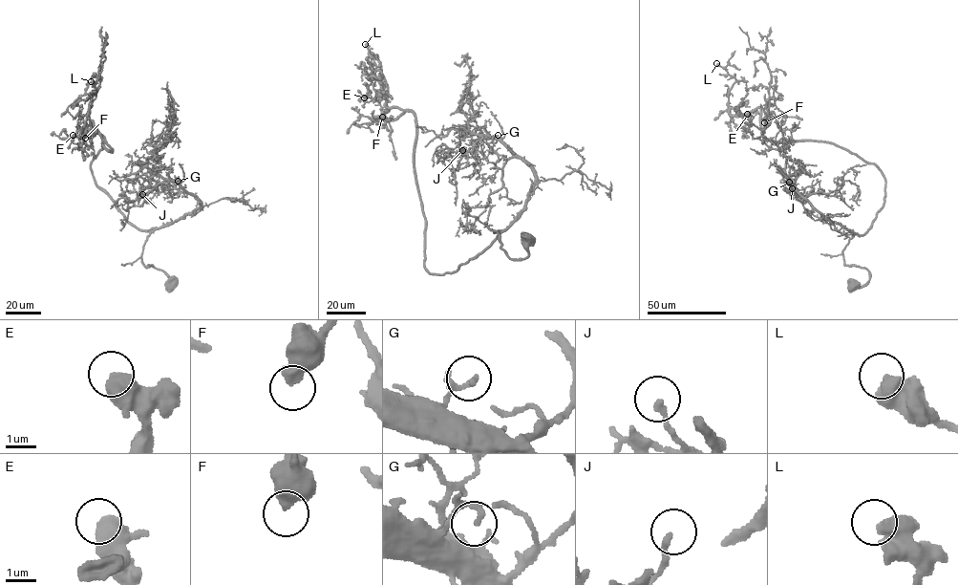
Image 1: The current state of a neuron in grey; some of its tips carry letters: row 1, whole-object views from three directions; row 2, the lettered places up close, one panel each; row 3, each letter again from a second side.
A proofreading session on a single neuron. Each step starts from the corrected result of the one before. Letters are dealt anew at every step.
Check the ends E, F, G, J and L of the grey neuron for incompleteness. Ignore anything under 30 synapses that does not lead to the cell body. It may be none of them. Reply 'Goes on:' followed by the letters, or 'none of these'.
Goes on: none of these

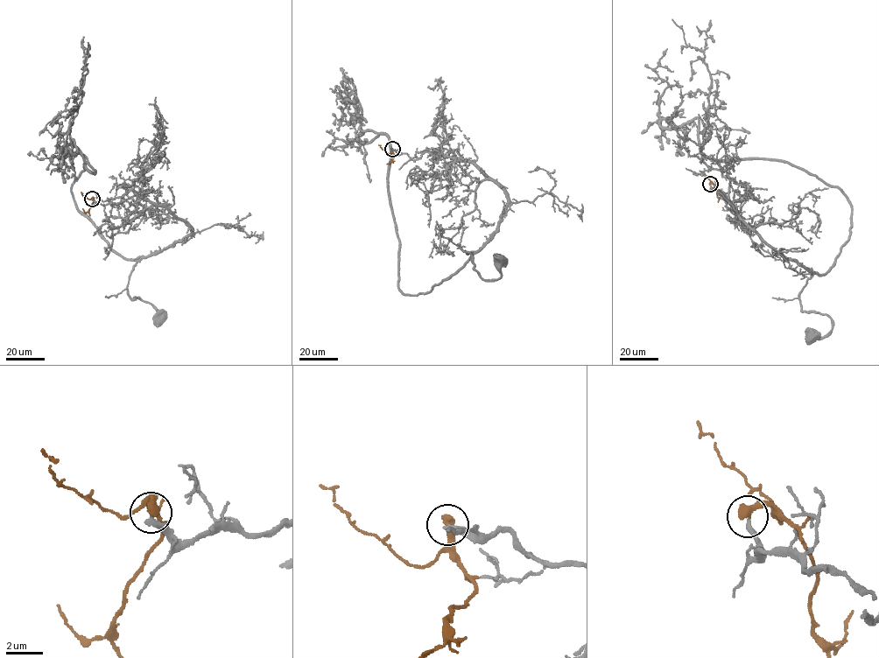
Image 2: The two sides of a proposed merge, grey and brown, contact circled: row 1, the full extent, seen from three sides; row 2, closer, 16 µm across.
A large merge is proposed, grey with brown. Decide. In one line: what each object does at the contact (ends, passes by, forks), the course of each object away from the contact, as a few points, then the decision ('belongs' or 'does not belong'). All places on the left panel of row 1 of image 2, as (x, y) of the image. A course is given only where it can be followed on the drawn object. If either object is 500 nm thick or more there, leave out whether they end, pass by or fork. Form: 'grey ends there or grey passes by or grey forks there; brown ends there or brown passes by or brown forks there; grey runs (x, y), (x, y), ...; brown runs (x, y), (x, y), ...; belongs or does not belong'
grey runs (93, 199), (149, 199), (190, 228), (180, 240), (142, 257), (130, 276), (128, 296), (150, 303), (161, 318); brown runs (93, 199), (88, 211), (85, 212), (82, 208); belongs

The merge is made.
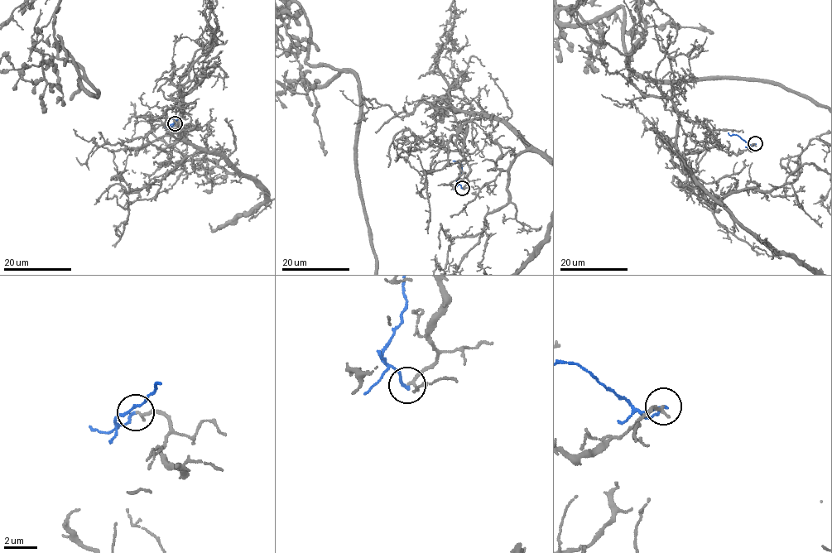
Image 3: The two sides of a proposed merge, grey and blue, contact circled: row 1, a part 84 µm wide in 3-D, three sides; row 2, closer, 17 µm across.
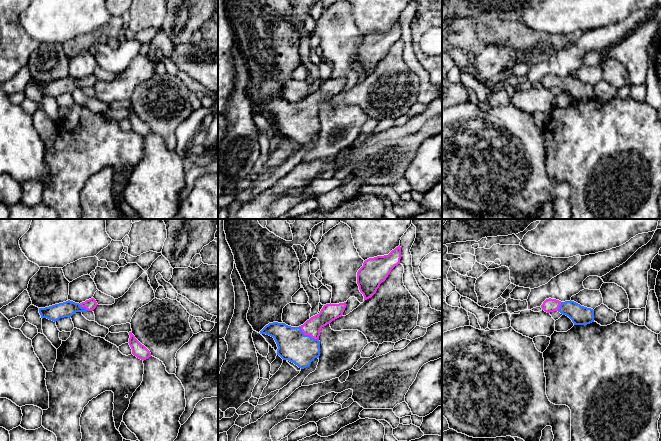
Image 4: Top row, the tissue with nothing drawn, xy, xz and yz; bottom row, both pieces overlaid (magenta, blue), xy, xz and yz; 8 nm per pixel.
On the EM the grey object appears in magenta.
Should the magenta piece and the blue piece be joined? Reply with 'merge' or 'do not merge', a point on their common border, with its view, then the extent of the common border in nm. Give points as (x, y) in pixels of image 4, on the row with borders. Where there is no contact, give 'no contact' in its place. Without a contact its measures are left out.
merge; contact xz (308, 334); length 190 nm

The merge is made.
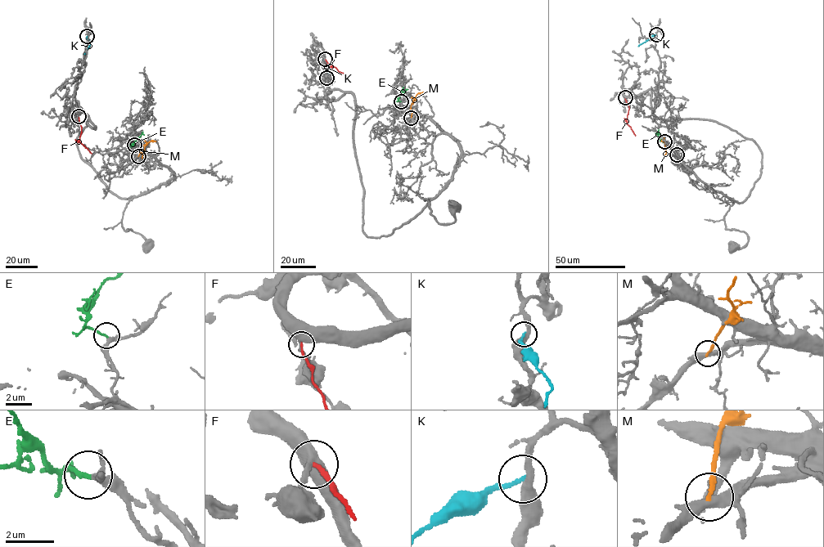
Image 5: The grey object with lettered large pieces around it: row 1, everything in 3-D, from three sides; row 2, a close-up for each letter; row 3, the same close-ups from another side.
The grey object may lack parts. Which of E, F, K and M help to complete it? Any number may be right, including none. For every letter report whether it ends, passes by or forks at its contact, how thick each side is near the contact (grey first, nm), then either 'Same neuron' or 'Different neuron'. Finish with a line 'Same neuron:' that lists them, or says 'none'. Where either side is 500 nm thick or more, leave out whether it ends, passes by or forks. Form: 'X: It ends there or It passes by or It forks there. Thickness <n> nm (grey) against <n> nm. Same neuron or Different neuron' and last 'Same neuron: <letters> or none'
E: It ends there. Thickness 180 nm (grey) against 160 nm. Same neuron
F: It ends there. Thickness 360 nm (grey) against 160 nm. Different neuron
K: It ends there. Thickness 400 nm (grey) against 140 nm. Different neuron
M: It ends there. Thickness 320 nm (grey) against 190 nm. Different neuron
Same neuron: E

